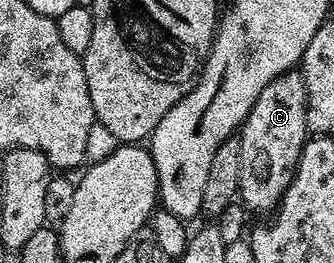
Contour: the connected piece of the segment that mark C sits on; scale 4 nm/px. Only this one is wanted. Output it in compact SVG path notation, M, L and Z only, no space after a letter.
M299 69L287 70L282 76L266 84L266 88L262 88L262 96L258 96L258 100L245 116L238 137L242 168L242 172L238 172L239 201L244 201L248 206L277 207L280 197L296 174L296 165L300 162L304 143L310 137L308 93Z

